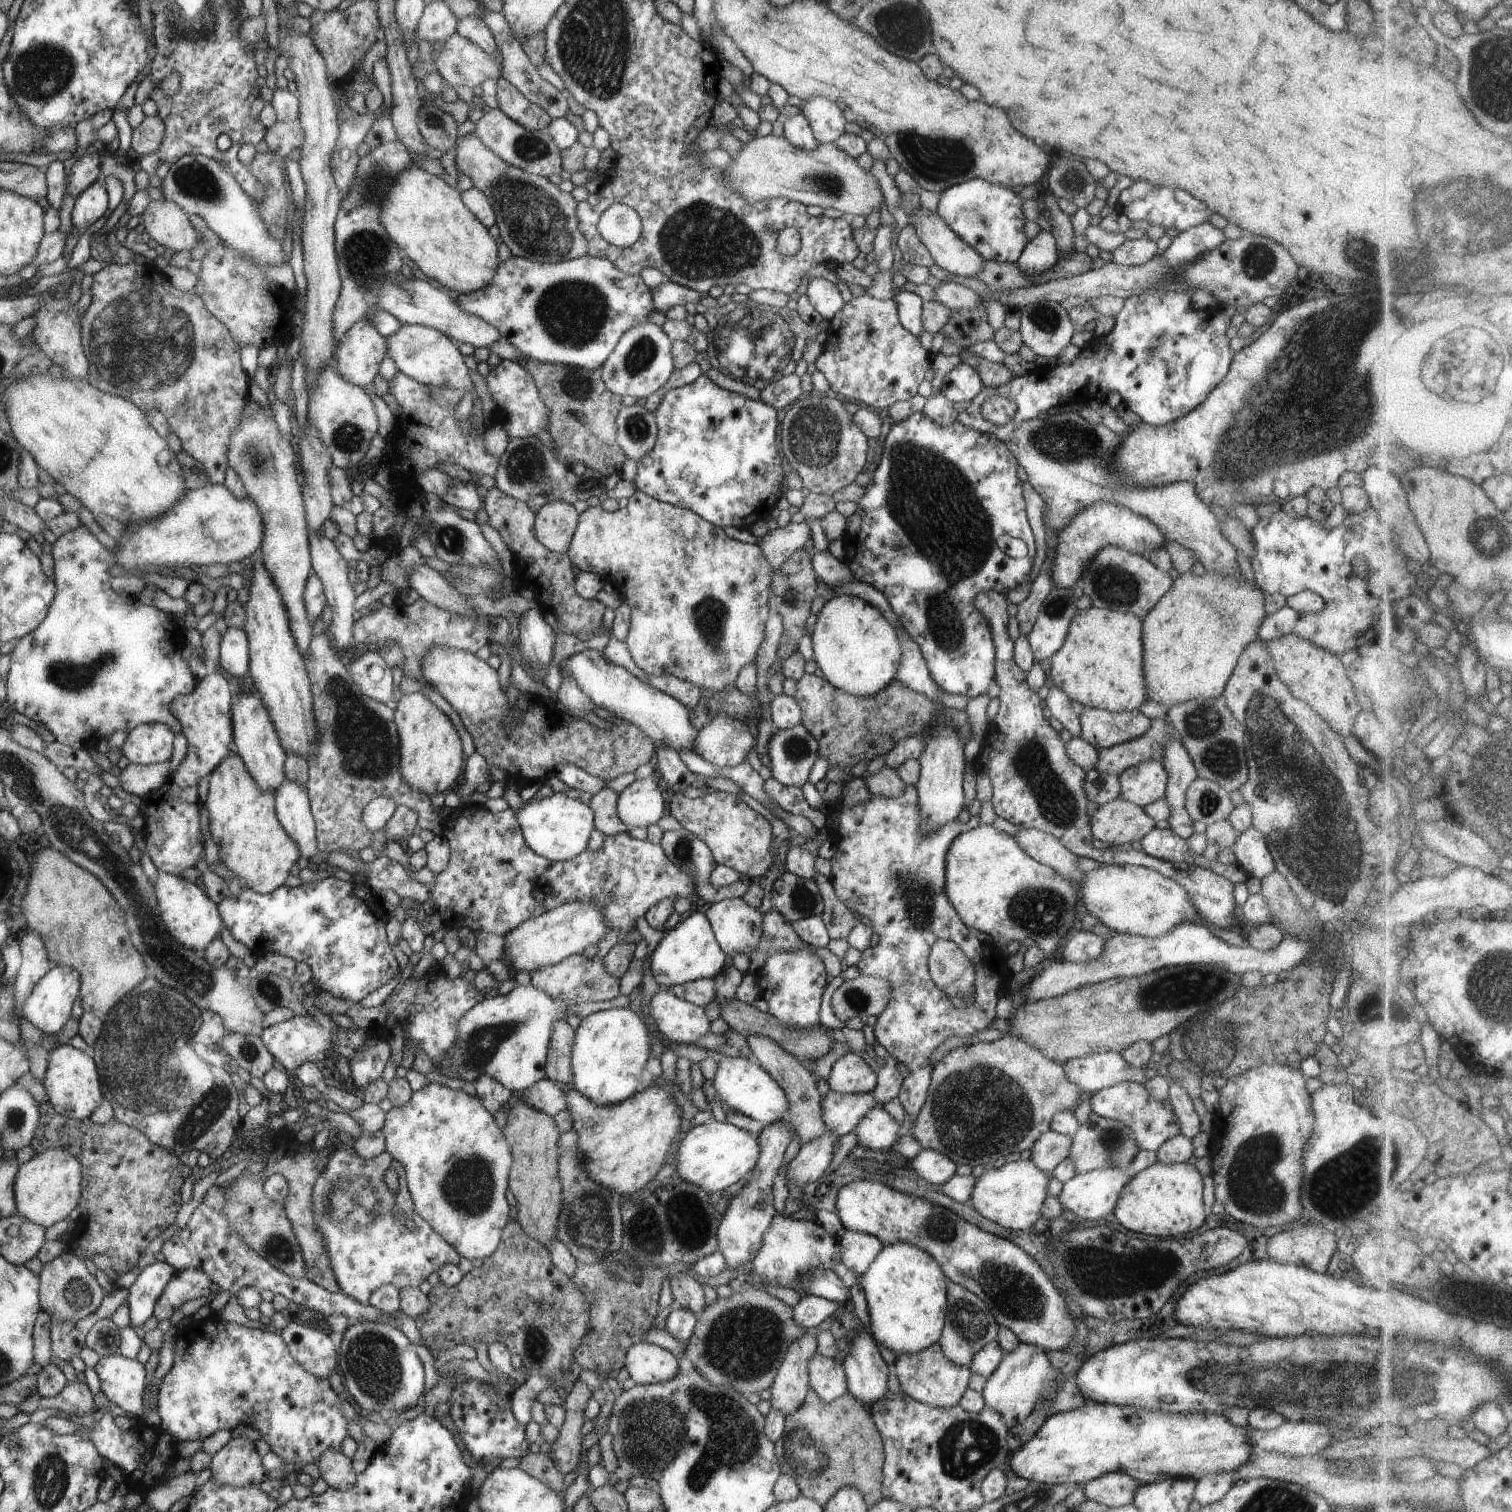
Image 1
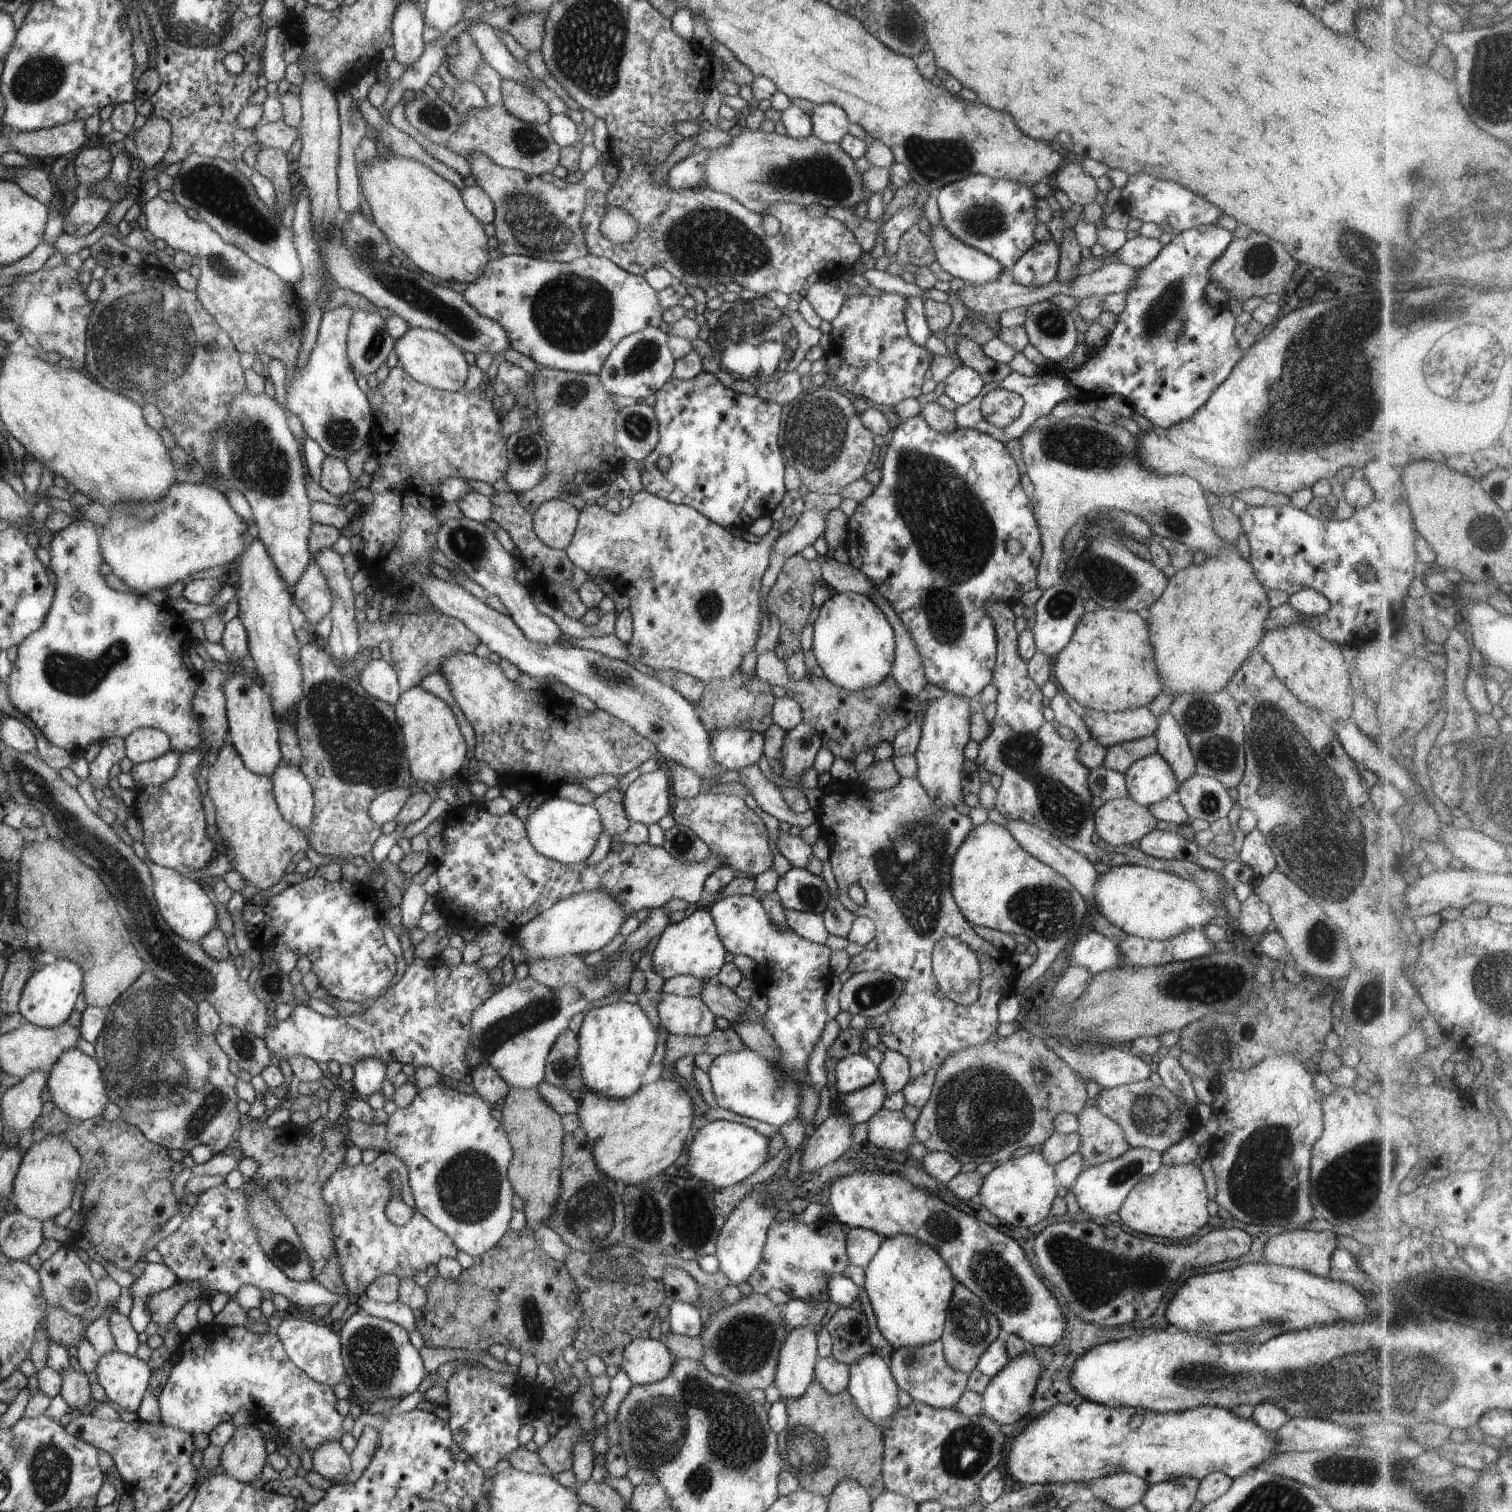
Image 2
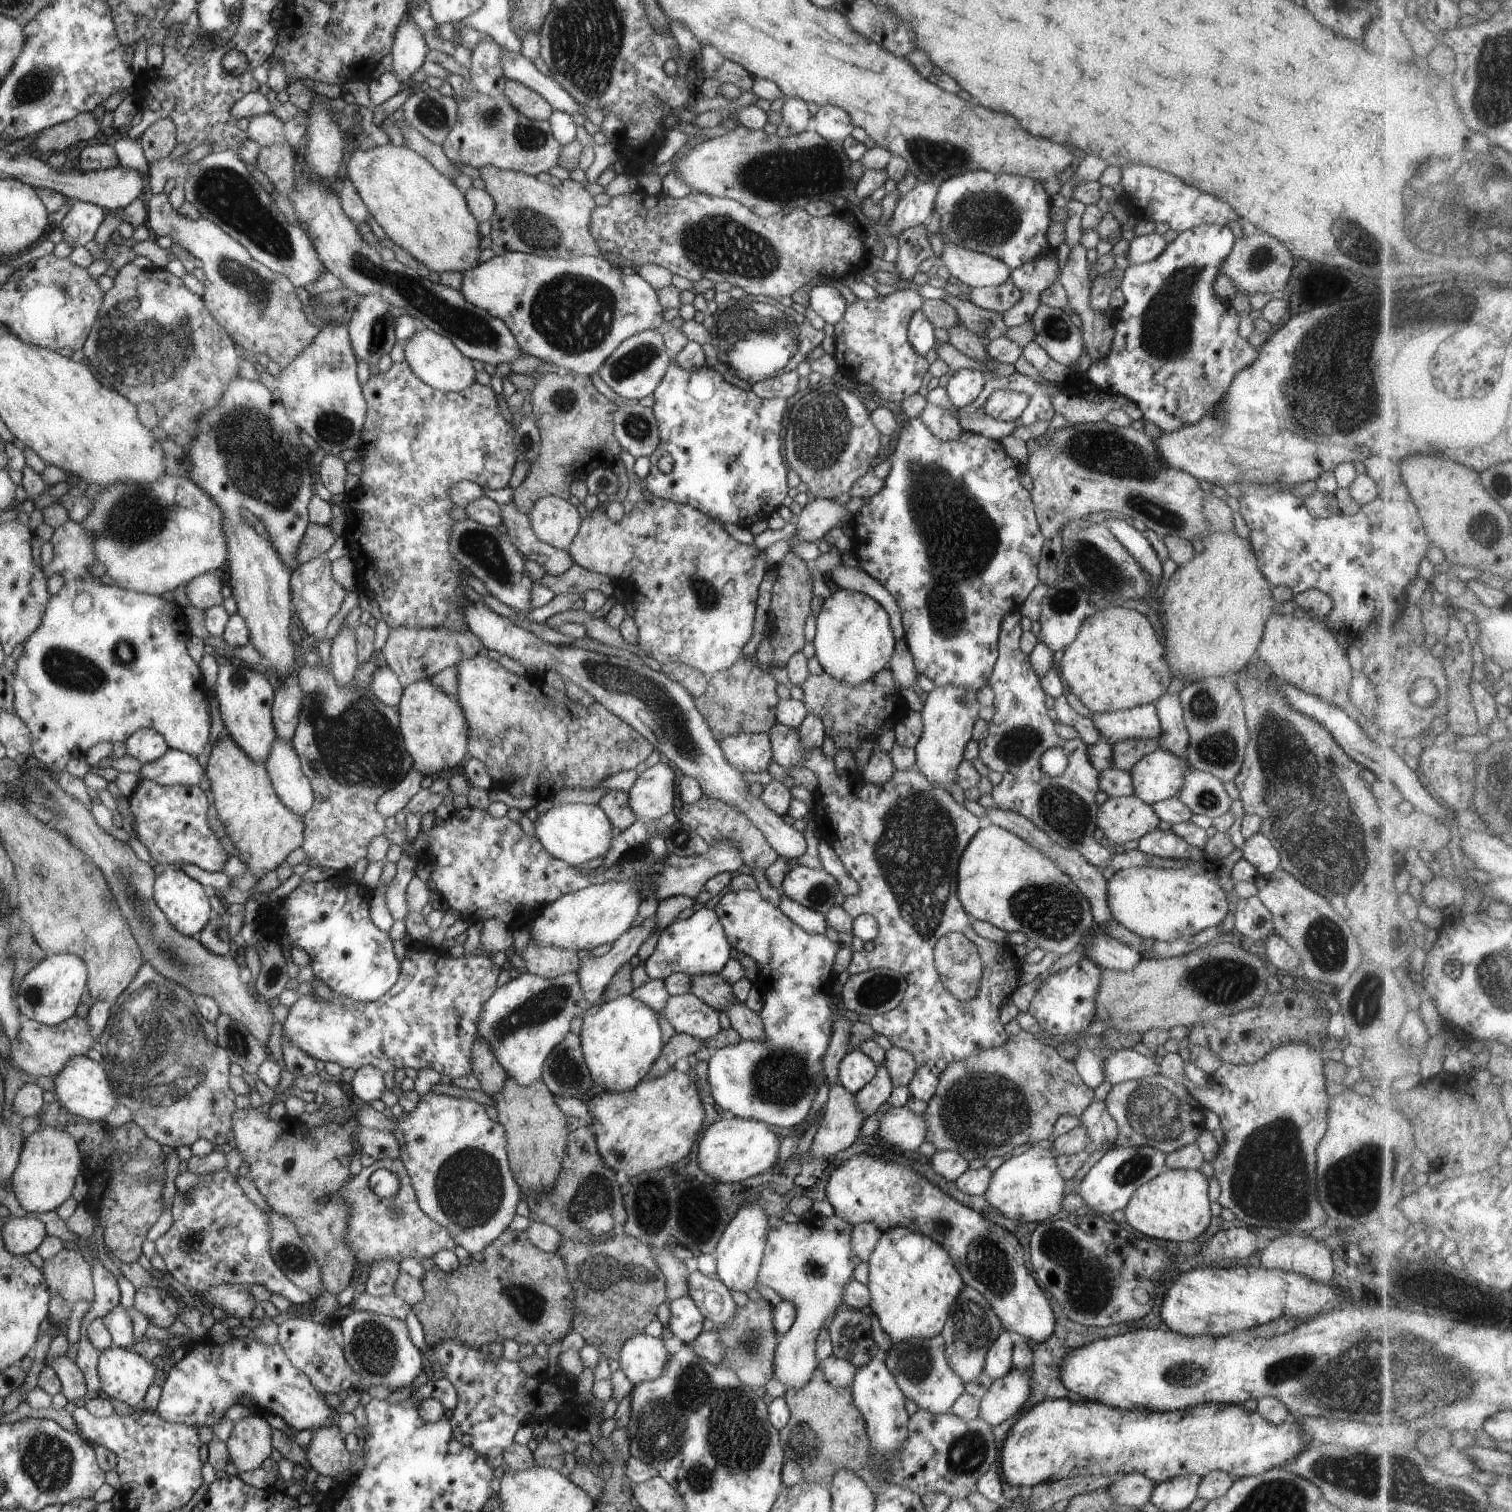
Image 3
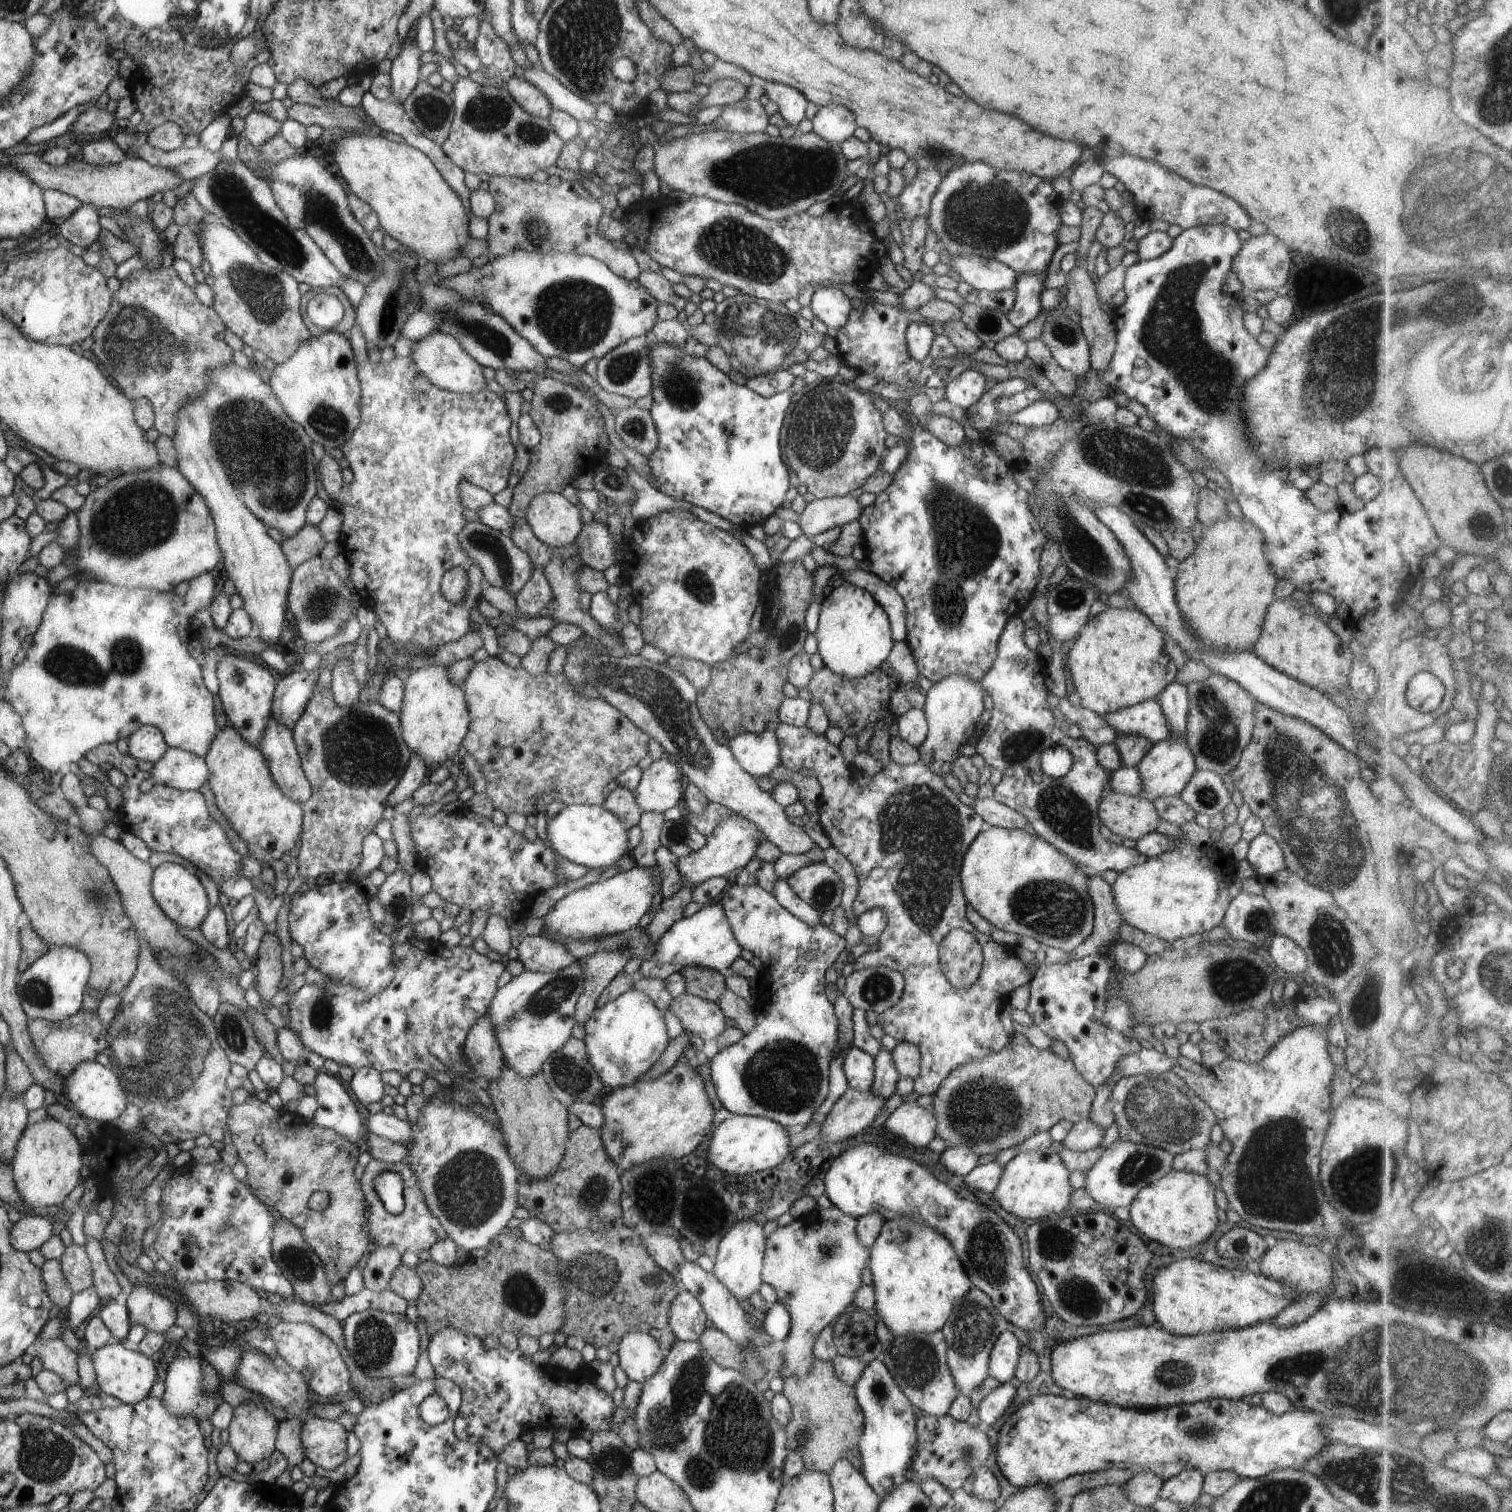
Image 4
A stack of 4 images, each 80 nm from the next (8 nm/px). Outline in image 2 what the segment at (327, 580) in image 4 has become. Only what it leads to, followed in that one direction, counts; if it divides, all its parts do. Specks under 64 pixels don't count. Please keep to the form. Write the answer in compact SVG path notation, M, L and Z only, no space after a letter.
M311 562L295 584L294 602L314 625L329 616L333 596L327 578L316 563Z

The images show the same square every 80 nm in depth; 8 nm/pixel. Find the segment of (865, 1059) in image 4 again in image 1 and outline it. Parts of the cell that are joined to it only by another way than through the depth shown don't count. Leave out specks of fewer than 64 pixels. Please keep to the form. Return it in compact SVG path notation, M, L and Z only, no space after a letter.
M852 1051L832 1066L828 1076L830 1091L842 1094L863 1094L873 1092L877 1084L877 1074L866 1060Z

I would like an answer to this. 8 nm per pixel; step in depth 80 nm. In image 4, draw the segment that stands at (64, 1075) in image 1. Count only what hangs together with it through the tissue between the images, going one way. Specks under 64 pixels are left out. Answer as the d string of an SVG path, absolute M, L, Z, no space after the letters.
M95 1060L81 1062L73 1073L63 1080L62 1093L83 1117L92 1118L92 1120L102 1123L104 1127L108 1126L108 1122L118 1118L129 1104L126 1100L126 1093L121 1087L118 1072L112 1068L104 1068L104 1065L100 1066Z

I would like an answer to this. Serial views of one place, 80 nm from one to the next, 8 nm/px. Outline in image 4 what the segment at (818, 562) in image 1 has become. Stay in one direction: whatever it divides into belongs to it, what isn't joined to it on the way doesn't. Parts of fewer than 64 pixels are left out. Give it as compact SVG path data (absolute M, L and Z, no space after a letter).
M852 569L842 574L846 582L869 592L888 615L892 638L905 641L907 637L906 607L898 591L870 571Z

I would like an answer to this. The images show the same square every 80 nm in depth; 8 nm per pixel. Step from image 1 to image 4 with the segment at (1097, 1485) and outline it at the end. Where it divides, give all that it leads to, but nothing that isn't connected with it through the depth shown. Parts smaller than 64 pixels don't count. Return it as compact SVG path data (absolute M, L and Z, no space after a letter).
M1144 1471L1129 1478L1121 1490L1130 1502L1146 1508L1159 1498L1163 1484L1164 1481L1158 1475Z

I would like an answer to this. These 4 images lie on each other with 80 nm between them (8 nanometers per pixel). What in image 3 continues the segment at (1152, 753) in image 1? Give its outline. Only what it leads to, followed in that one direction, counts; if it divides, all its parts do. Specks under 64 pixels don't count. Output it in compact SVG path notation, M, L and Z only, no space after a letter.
M1126 739L1111 745L1110 760L1115 769L1129 771L1136 762L1159 748L1156 739Z

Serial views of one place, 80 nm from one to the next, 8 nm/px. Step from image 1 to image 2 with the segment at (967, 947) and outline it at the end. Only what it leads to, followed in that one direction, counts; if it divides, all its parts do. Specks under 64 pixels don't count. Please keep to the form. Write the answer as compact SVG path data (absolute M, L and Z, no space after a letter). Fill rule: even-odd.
M914 776L901 777L900 782L891 789L866 791L860 796L824 795L823 803L816 813L820 836L825 839L831 851L829 858L834 880L838 884L840 902L857 917L868 917L875 924L875 950L863 949L859 955L850 959L848 970L853 974L860 971L882 971L898 977L903 984L903 991L898 1000L884 1014L874 1017L873 1028L887 1050L903 1054L911 1064L910 1078L901 1090L906 1104L920 1110L930 1098L935 1083L938 1067L950 1056L969 1046L983 1042L996 1042L999 1037L996 1030L1000 1025L998 1007L1004 995L1012 994L1018 970L1011 964L1012 953L994 947L974 931L951 895L951 862L956 850L975 827L969 816L961 815L956 809L939 809L931 801L928 793ZM852 884L860 885L866 895L864 906L854 903L848 896ZM942 937L958 937L967 944L977 956L981 979L979 997L968 1006L953 1003L939 990L931 958L933 945Z

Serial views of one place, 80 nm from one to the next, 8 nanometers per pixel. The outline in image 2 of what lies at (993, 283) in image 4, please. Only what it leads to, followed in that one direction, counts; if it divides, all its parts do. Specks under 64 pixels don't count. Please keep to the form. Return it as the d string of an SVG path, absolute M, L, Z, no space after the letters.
M941 222L931 226L929 236L935 252L935 260L941 270L966 283L982 285L998 280L1003 266L991 256L958 240Z

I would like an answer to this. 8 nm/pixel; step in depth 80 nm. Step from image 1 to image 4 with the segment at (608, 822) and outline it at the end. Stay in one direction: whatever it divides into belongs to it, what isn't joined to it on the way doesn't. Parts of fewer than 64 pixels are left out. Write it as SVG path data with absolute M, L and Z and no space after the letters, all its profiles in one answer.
M618 786L604 799L602 806L615 814L628 831L632 826L639 824L643 810L639 808L634 793L631 790Z

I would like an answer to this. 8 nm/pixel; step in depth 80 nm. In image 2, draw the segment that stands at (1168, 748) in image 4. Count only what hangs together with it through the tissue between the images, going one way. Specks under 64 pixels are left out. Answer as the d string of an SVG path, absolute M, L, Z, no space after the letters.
M1158 753L1134 762L1125 772L1125 779L1127 796L1147 807L1175 797L1180 786L1171 766Z

